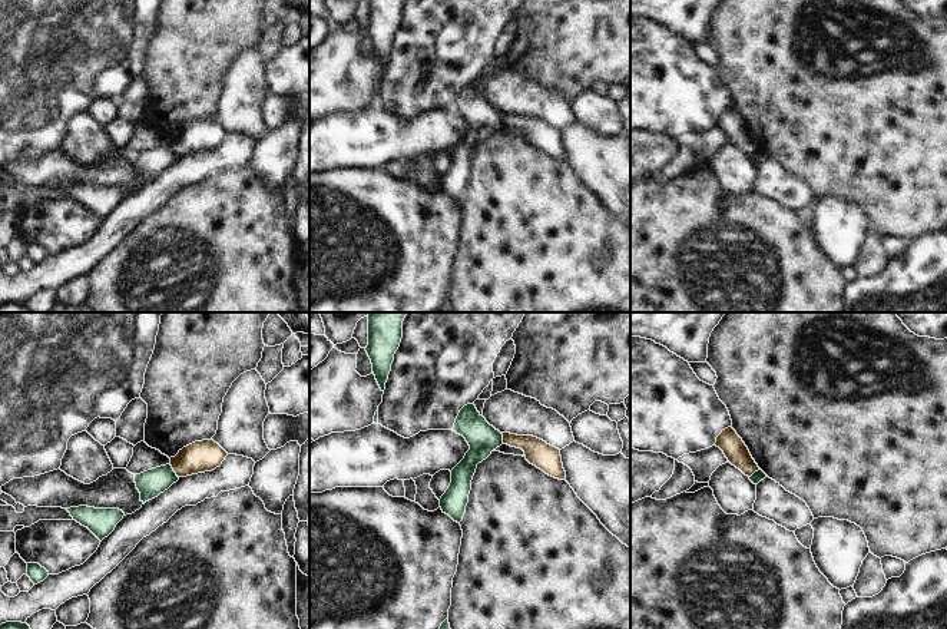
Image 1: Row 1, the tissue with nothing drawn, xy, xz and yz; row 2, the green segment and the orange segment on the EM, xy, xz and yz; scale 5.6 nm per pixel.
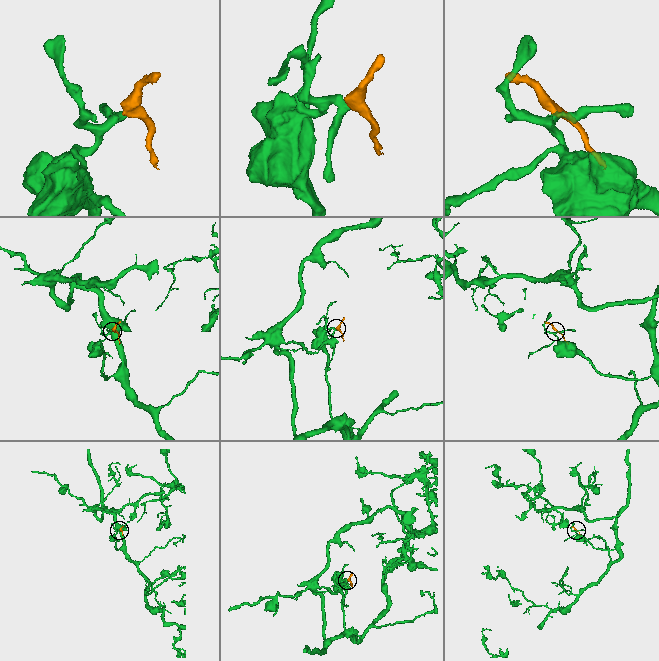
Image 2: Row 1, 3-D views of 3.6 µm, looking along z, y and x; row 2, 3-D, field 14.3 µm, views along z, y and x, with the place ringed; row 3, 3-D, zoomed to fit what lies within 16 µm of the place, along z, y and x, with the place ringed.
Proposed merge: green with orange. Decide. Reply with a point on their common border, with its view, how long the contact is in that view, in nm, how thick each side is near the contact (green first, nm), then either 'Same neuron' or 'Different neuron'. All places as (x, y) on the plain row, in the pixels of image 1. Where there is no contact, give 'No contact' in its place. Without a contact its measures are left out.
Touches green at xy (174, 151). Shared border 90 nm. Thickness 150 nm (green) against 180 nm. Different neuron

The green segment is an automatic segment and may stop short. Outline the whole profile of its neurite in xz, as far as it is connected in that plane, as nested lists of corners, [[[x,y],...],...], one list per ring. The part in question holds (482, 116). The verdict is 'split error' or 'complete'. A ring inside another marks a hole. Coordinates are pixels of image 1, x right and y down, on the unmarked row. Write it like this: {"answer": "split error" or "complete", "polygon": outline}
{"answer": "complete", "polygon": [[[467,83],[460,89],[453,110],[466,117],[470,129],[451,149],[451,162],[440,178],[440,186],[443,192],[460,202],[466,192],[477,143],[503,123],[503,113],[486,100],[474,83]]]}

